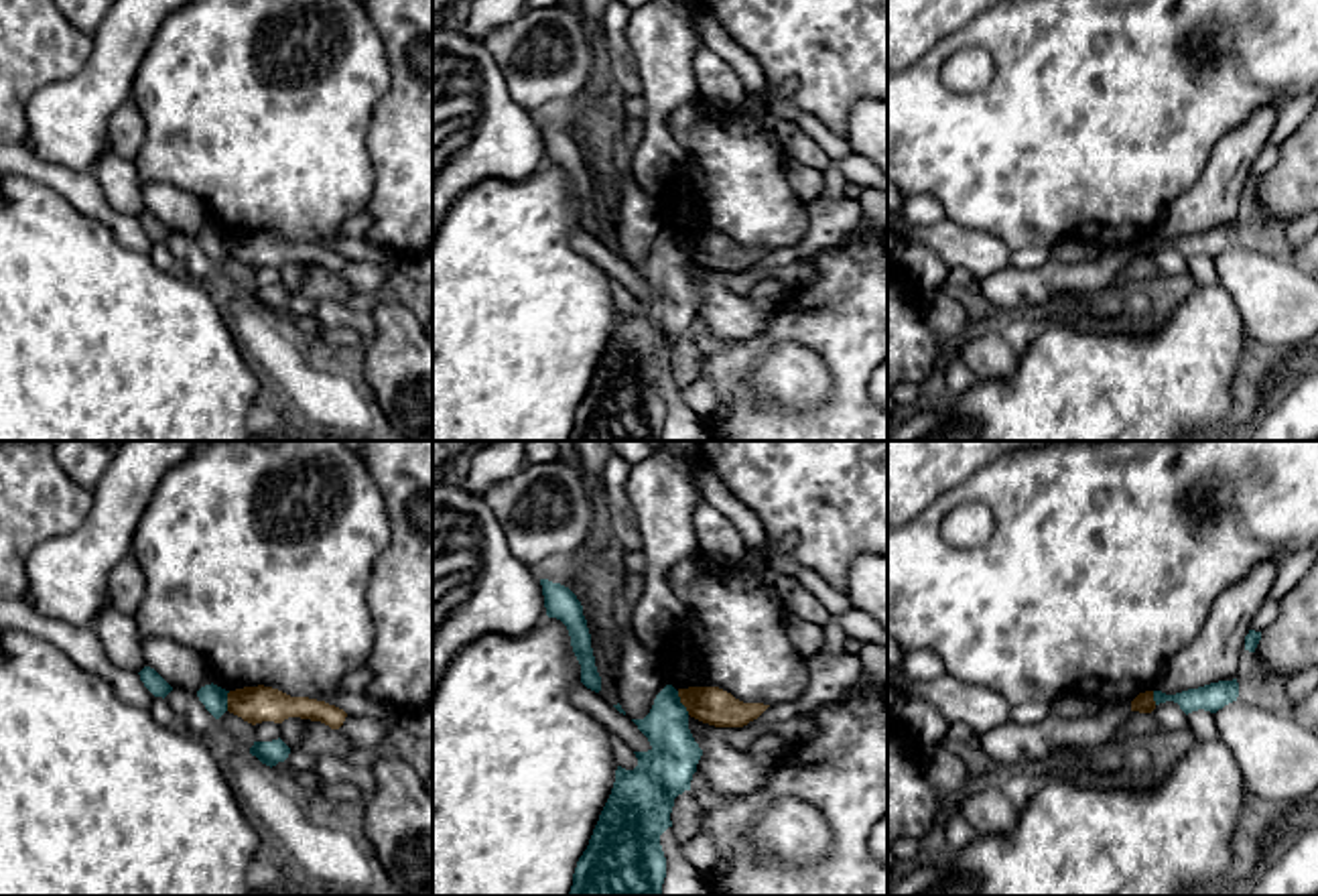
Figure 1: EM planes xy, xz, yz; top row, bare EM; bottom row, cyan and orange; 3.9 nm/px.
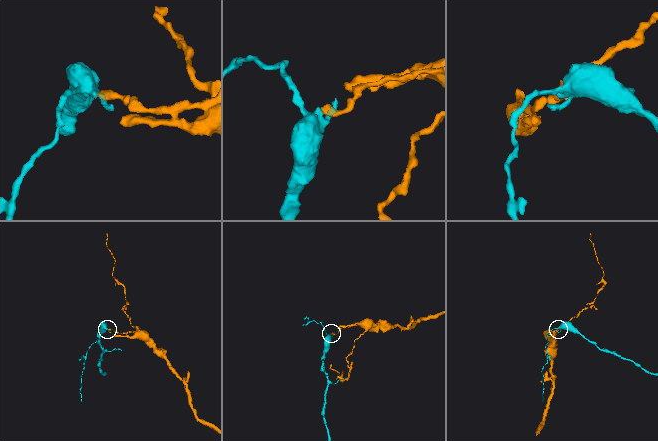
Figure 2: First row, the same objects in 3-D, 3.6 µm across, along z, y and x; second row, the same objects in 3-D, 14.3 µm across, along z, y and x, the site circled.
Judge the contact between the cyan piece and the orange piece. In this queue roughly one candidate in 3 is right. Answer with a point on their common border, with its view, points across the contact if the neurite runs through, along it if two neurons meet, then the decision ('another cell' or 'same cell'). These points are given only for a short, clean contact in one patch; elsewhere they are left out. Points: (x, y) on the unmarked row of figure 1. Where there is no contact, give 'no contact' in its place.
xz (681, 248) | along xz (677, 236), (689, 259) | another cell

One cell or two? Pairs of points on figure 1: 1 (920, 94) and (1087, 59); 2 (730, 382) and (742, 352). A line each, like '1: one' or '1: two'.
1: one
2: one

